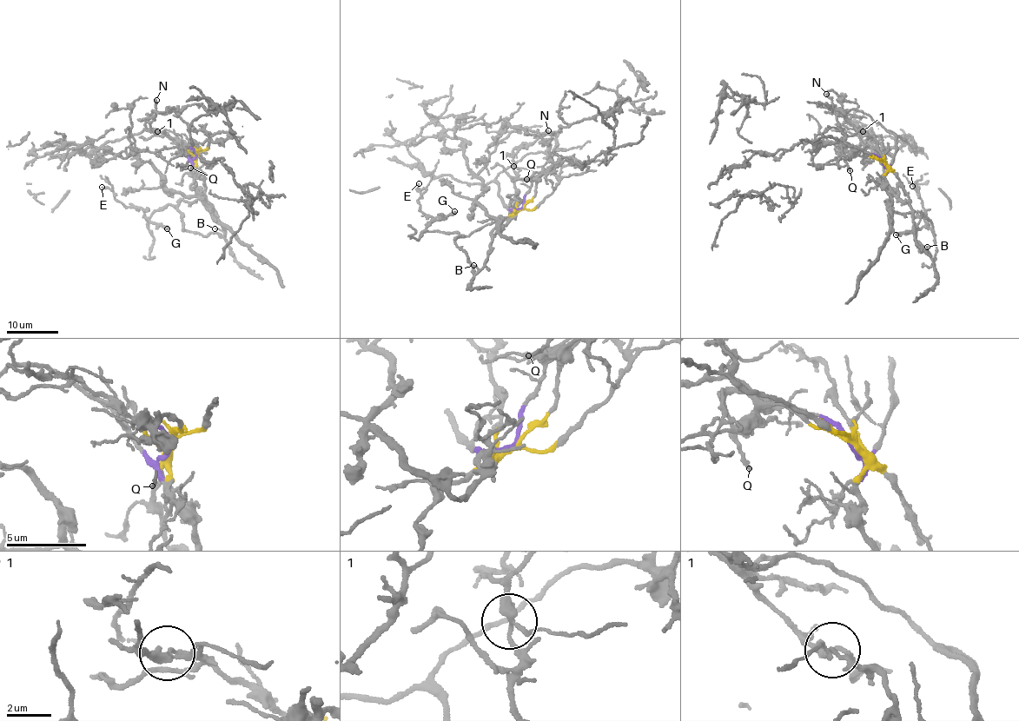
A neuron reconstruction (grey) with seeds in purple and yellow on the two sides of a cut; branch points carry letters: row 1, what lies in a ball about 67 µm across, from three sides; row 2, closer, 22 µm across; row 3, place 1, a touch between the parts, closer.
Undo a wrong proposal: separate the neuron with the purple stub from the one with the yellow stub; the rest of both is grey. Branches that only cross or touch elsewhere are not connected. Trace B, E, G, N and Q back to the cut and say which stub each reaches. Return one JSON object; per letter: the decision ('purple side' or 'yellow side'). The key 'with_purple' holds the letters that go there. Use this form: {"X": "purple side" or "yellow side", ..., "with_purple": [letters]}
{"B": "yellow side", "E": "yellow side", "G": "yellow side", "N": "yellow side", "Q": "yellow side", "with_purple": []}

